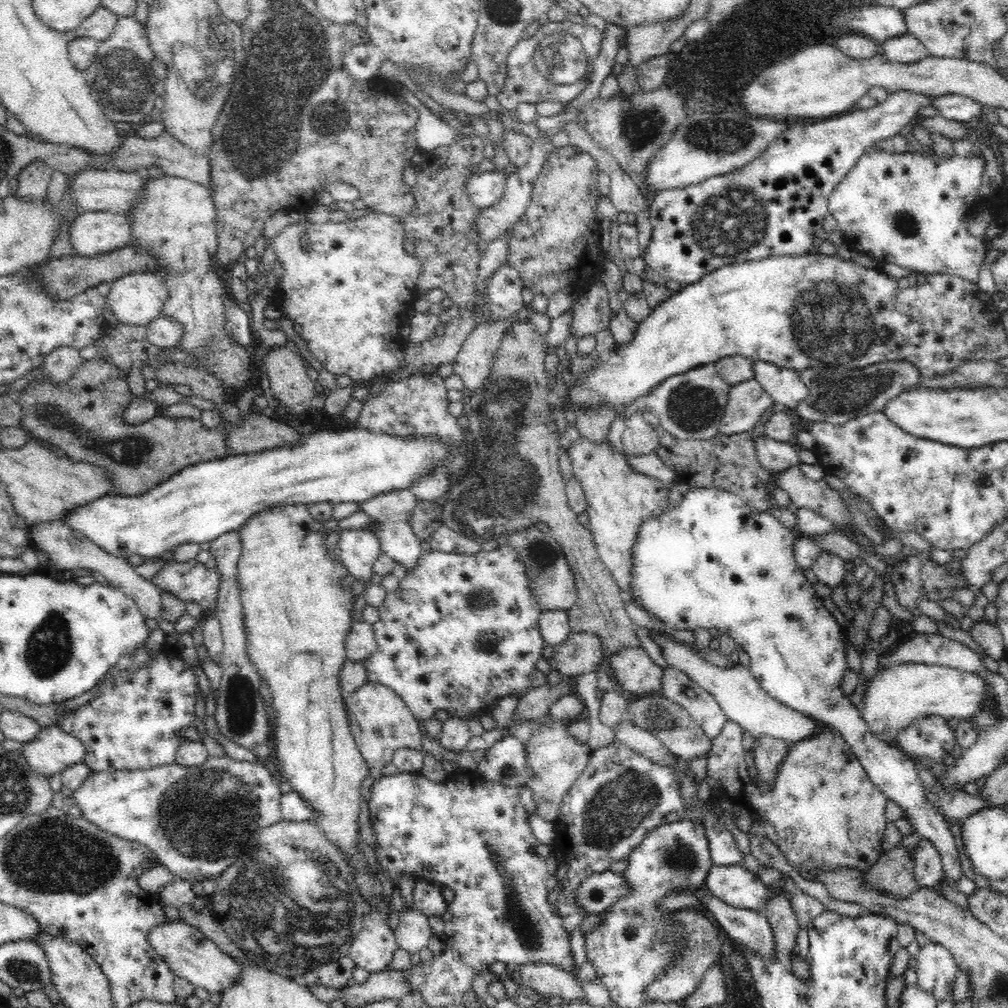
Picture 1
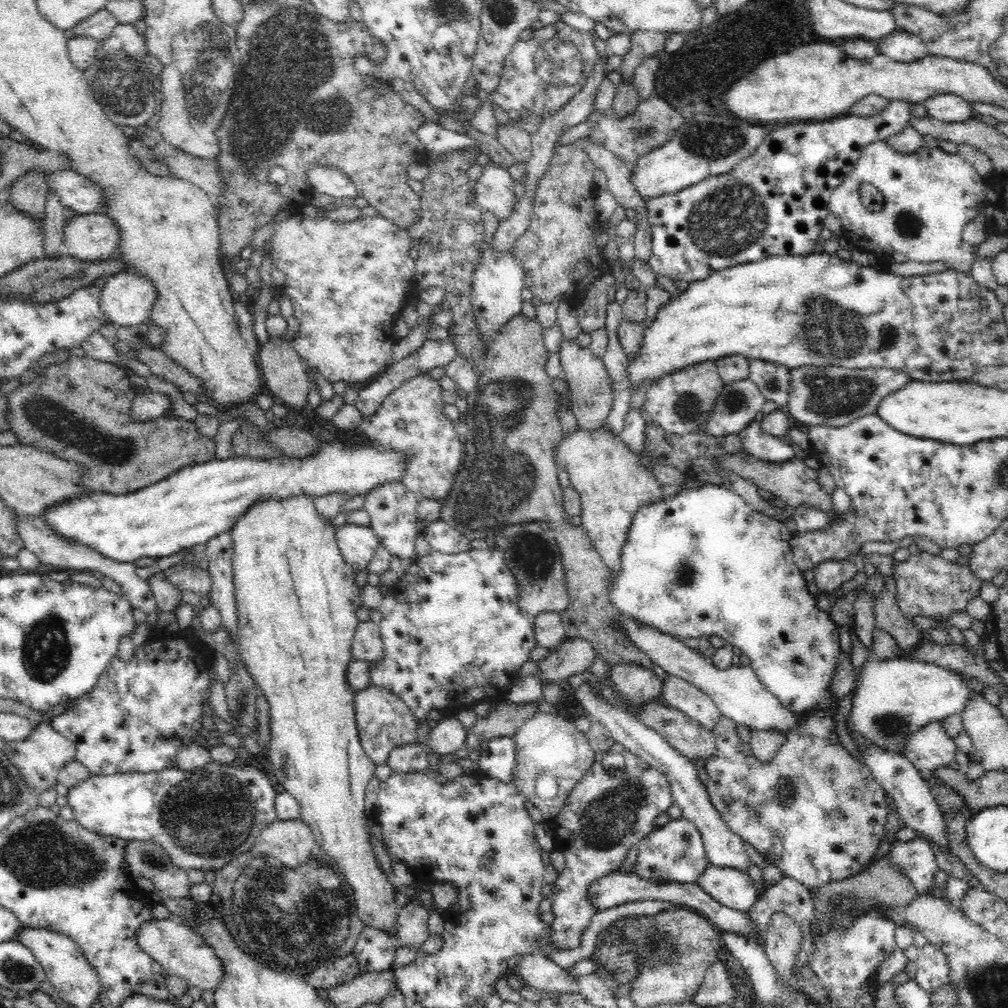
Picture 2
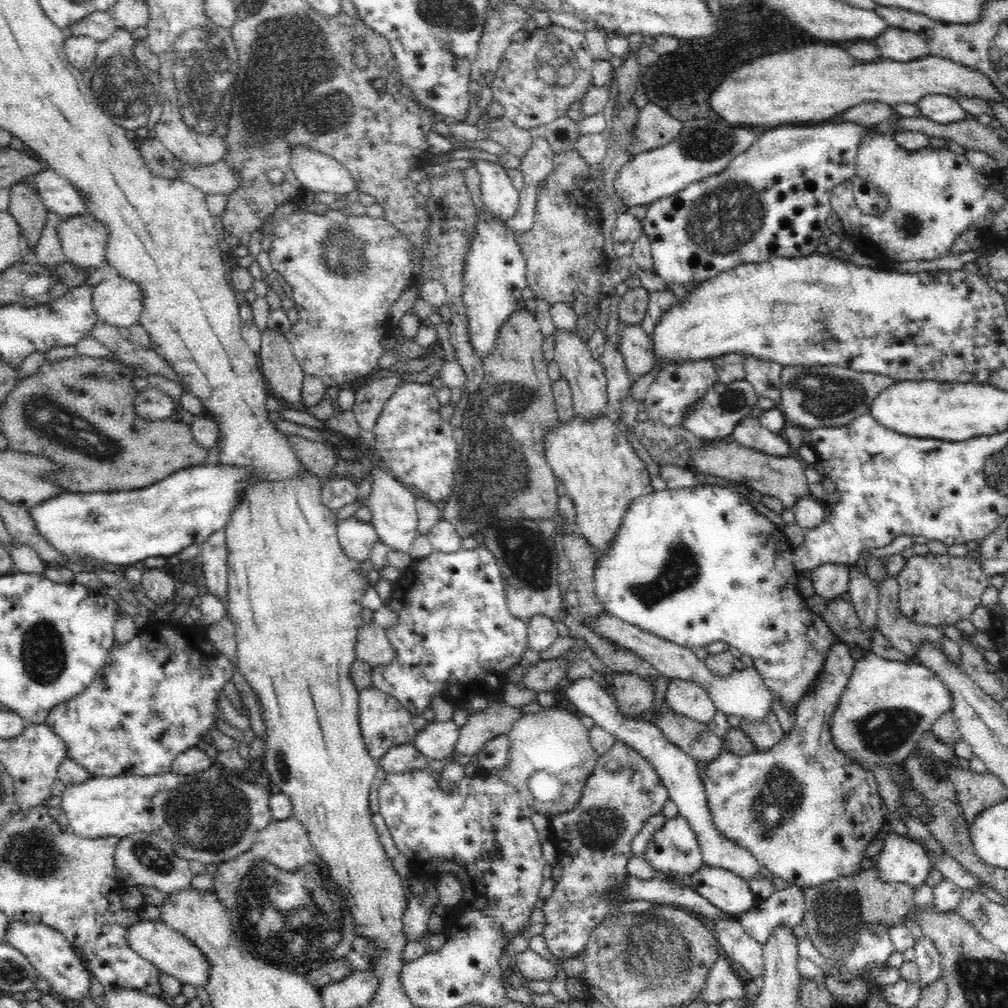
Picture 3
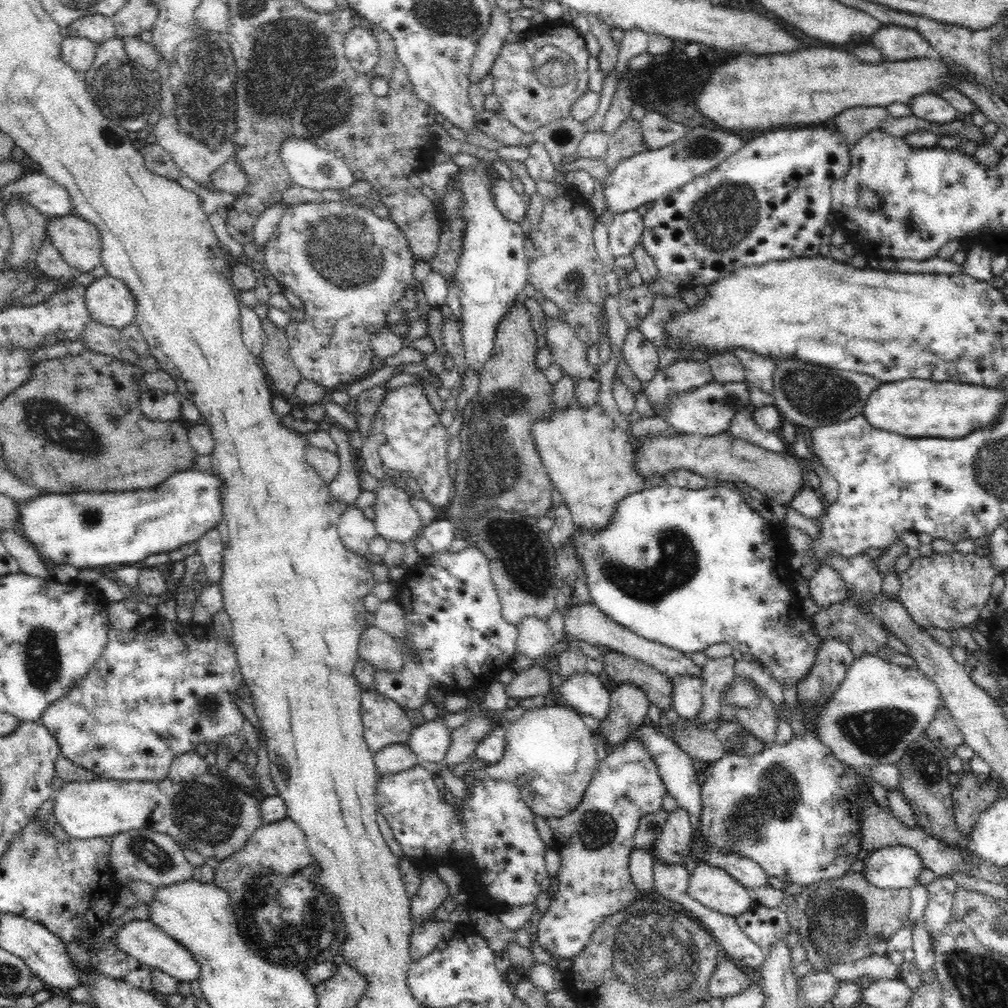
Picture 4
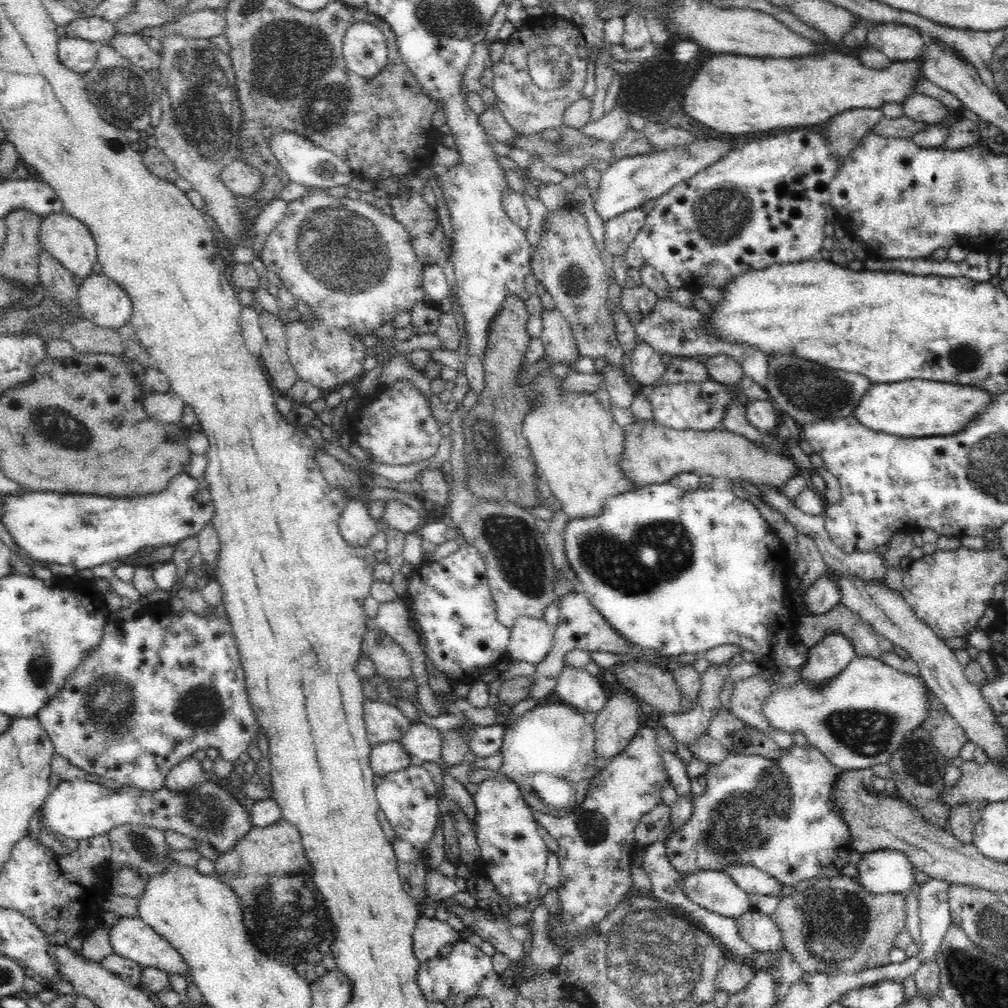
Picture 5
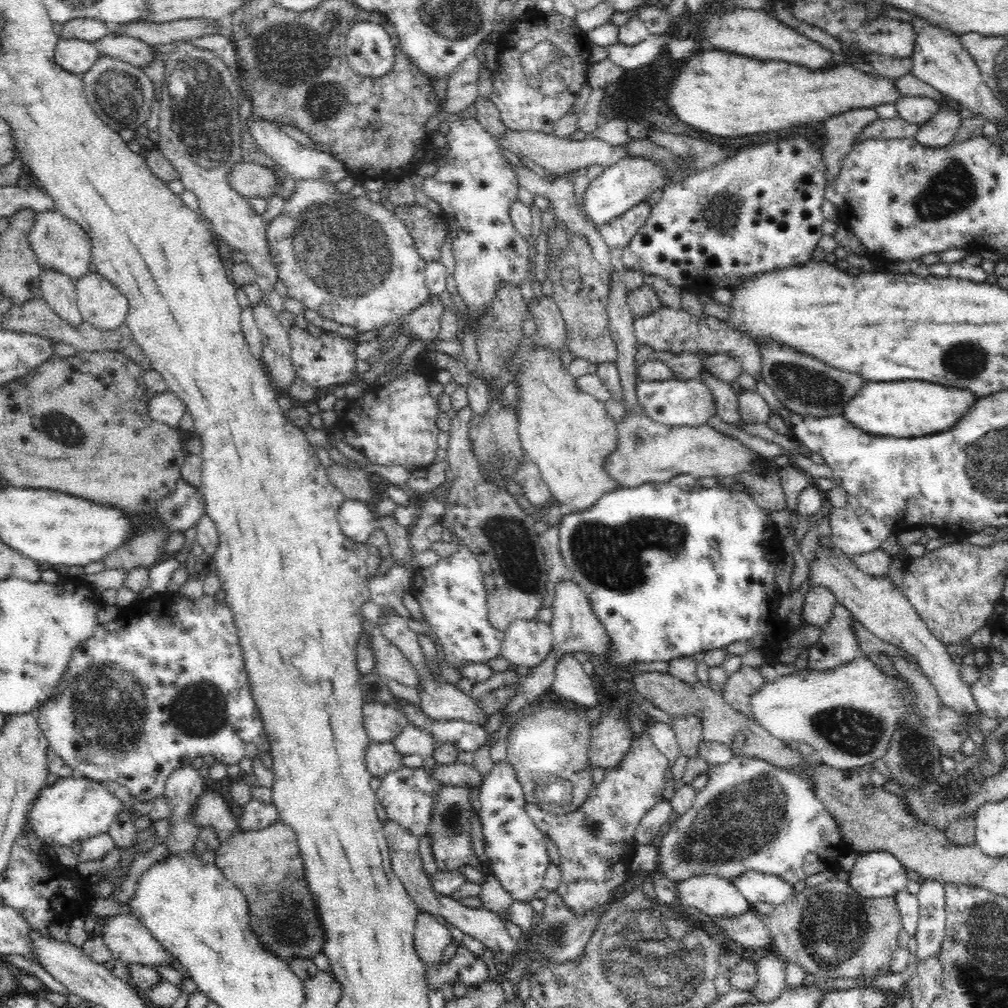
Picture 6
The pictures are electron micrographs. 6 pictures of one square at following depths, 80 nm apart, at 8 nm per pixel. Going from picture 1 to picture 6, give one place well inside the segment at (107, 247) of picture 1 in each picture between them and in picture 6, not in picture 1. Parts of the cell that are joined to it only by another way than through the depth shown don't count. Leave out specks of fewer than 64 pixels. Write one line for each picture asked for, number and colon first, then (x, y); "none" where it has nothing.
2: (93, 237)
3: (83, 238)
4: (78, 241)
5: (68, 241)
6: (59, 244)

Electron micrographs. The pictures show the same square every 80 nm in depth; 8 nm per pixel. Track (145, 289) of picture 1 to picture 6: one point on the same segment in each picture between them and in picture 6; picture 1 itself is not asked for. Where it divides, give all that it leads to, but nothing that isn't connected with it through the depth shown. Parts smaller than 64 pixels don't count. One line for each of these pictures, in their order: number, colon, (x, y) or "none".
2: (126, 299)
3: (117, 301)
4: (109, 301)
5: (101, 301)
6: (100, 303)

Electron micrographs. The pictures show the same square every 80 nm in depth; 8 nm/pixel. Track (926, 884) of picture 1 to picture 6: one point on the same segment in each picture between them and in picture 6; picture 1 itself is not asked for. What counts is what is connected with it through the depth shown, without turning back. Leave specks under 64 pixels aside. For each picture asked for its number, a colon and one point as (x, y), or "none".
2: (915, 858)
3: (901, 860)
4: (893, 867)
5: (880, 872)
6: (874, 874)

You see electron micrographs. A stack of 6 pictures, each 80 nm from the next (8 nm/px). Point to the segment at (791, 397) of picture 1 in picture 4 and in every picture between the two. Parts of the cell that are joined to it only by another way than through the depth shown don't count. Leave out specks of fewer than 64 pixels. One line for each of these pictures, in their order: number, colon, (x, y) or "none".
2: (772, 379)
3: (764, 375)
4: (759, 369)

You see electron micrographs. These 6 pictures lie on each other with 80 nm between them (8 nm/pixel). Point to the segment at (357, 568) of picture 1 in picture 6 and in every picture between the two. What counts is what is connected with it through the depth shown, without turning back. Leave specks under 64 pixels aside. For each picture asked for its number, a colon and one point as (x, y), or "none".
2: (357, 544)
3: (356, 537)
4: (356, 531)
5: (357, 526)
6: (358, 520)

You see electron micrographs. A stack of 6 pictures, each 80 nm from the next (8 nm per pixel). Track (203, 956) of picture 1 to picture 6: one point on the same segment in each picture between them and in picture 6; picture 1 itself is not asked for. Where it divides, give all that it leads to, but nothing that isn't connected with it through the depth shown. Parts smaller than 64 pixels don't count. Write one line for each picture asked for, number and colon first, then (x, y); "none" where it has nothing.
2: (182, 953)
3: (172, 953)
4: (141, 939)
5: (131, 938)
6: (129, 941)

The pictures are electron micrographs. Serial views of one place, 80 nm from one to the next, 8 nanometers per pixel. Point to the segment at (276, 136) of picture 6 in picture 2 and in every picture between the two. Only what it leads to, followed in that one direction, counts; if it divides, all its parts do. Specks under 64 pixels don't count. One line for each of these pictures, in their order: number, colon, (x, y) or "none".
2: (331, 181)
3: (315, 171)
4: (309, 166)
5: (306, 164)

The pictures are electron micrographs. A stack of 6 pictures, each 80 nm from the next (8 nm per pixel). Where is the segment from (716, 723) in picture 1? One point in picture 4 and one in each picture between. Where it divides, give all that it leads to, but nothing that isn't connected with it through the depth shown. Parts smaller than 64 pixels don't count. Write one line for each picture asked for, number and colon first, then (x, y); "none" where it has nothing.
2: (678, 693)
3: (684, 697)
4: (686, 695)

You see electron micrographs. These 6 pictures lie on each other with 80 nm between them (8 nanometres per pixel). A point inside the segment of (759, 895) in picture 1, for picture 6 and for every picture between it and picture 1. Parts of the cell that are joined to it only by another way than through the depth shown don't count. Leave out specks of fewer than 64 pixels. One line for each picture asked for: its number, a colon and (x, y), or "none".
2: (734, 889)
3: (722, 888)
4: (713, 887)
5: (715, 891)
6: (714, 896)

